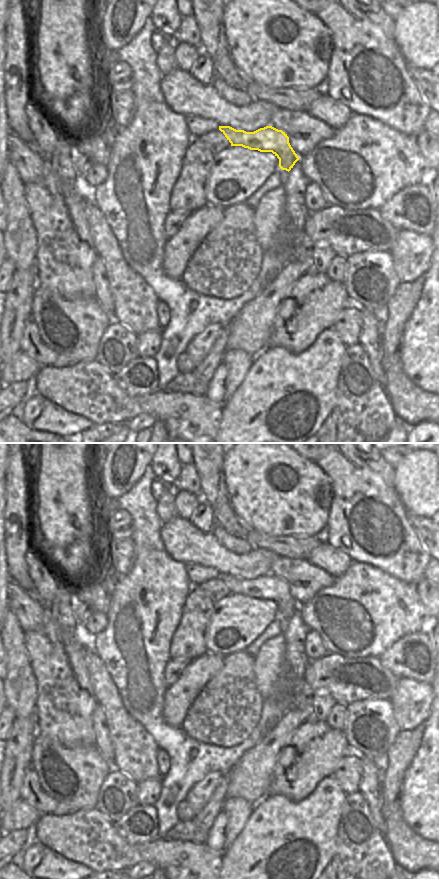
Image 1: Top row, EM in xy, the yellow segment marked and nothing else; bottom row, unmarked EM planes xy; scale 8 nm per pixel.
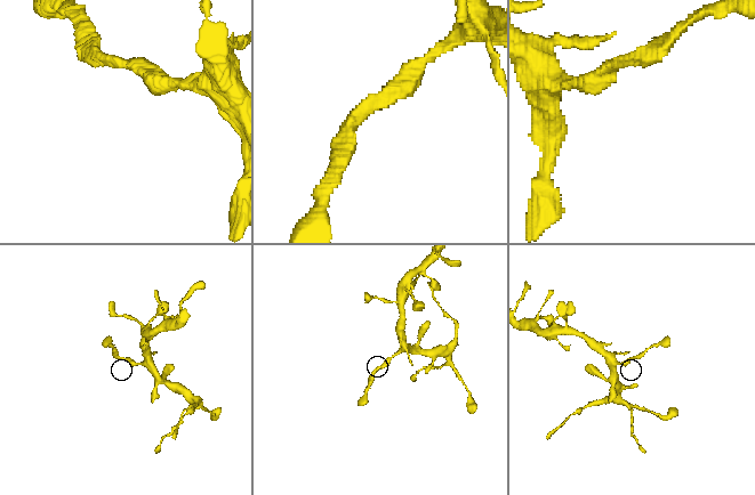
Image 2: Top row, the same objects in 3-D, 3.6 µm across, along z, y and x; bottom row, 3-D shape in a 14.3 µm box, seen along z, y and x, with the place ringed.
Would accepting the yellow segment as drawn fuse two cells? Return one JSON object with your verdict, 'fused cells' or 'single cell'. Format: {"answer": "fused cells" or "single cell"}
{"answer": "single cell"}

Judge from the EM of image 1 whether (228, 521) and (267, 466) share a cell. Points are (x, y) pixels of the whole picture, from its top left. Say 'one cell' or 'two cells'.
two cells

